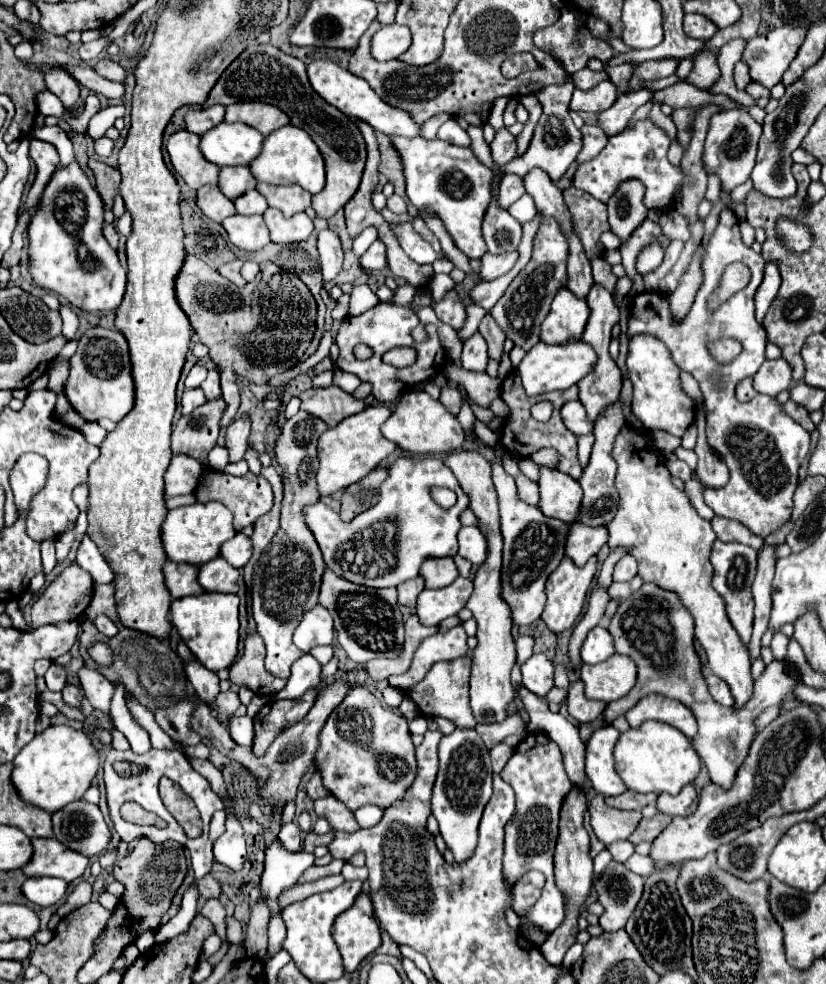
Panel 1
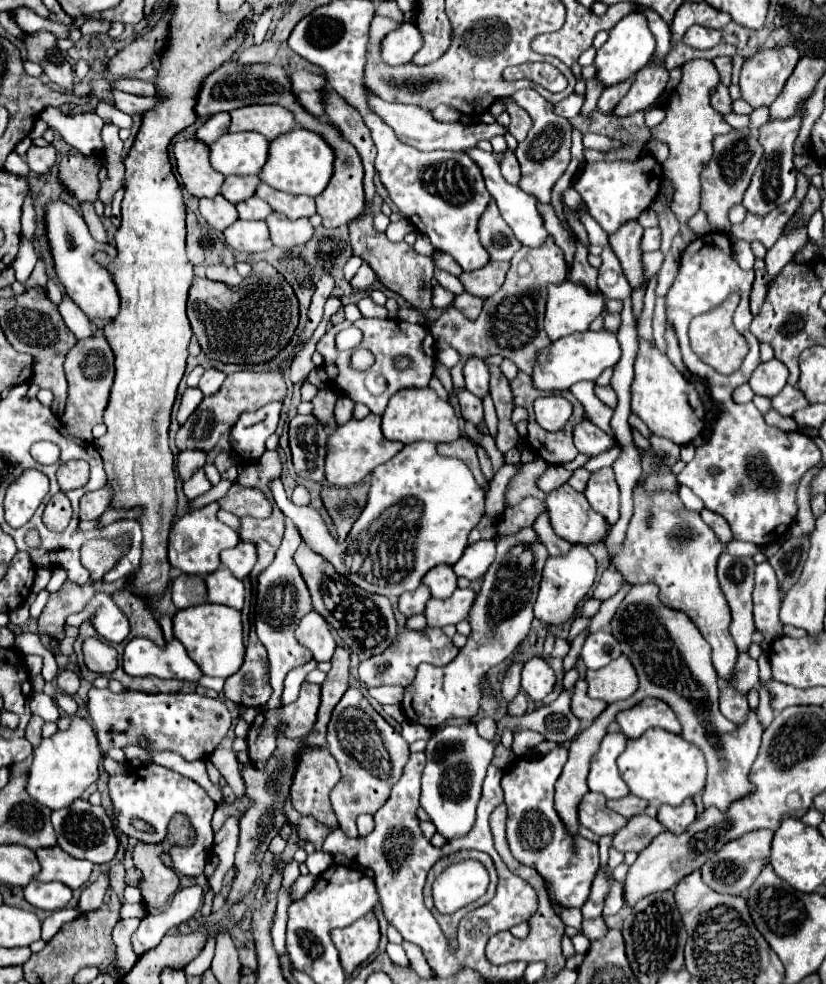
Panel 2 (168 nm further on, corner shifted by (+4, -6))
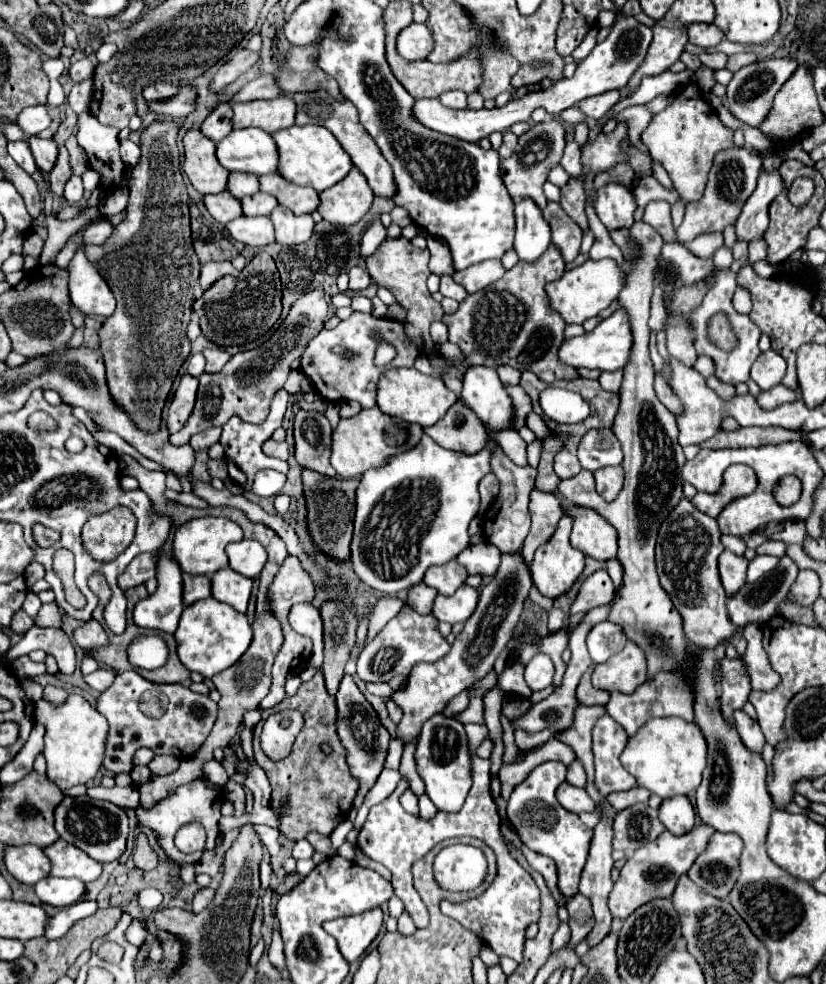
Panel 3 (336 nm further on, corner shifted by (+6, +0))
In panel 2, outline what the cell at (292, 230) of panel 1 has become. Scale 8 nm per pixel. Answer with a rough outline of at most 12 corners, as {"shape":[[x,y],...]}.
{"shape":[[280,212],[266,218],[272,242],[302,246],[312,238],[308,218],[288,220]]}

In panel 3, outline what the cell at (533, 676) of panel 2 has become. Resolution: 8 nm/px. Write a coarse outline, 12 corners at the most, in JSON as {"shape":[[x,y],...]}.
{"shape":[[536,654],[524,672],[532,690],[552,684],[550,656]]}

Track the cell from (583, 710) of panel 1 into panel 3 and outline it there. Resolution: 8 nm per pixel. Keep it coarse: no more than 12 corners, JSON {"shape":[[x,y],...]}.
{"shape":[[592,670],[582,676],[576,698],[594,706],[608,702],[610,694],[590,684]]}

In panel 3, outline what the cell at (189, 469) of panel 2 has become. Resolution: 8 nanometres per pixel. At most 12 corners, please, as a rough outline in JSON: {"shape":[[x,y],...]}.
{"shape":[[220,428],[198,432],[190,438],[194,452],[208,450],[220,440]]}

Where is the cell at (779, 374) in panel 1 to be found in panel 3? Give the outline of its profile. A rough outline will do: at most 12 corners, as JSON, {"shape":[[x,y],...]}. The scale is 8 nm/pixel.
{"shape":[[762,352],[750,378],[770,390],[784,378],[786,360],[778,352]]}

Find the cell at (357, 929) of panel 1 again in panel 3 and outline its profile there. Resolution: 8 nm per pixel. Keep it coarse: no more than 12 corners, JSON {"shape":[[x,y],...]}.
{"shape":[[380,908],[324,922],[348,962],[382,928]]}

